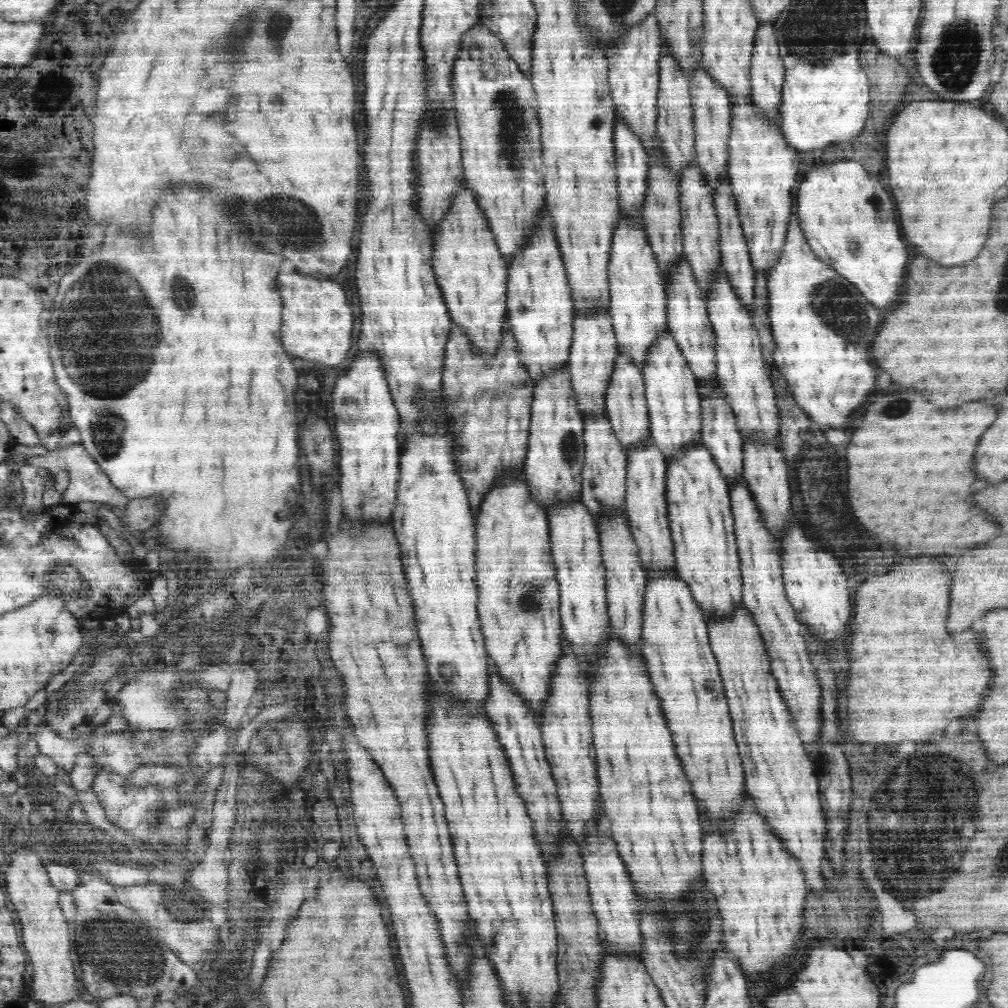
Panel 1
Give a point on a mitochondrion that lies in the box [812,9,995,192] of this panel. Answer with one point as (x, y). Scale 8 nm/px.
(955, 60)

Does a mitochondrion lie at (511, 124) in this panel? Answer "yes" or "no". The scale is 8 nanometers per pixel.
yes

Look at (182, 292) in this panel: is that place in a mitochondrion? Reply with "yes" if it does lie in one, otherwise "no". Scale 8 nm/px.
yes

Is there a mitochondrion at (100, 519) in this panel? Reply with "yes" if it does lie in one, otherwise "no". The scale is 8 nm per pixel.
no

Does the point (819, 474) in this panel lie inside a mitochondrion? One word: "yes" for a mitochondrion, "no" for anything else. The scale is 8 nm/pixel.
yes

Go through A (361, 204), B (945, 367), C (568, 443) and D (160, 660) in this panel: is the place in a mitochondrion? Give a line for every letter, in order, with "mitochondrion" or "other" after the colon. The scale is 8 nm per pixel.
A: other
B: other
C: mitochondrion
D: other

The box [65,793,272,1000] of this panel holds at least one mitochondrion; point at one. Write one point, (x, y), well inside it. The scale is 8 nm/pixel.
(123, 951)

